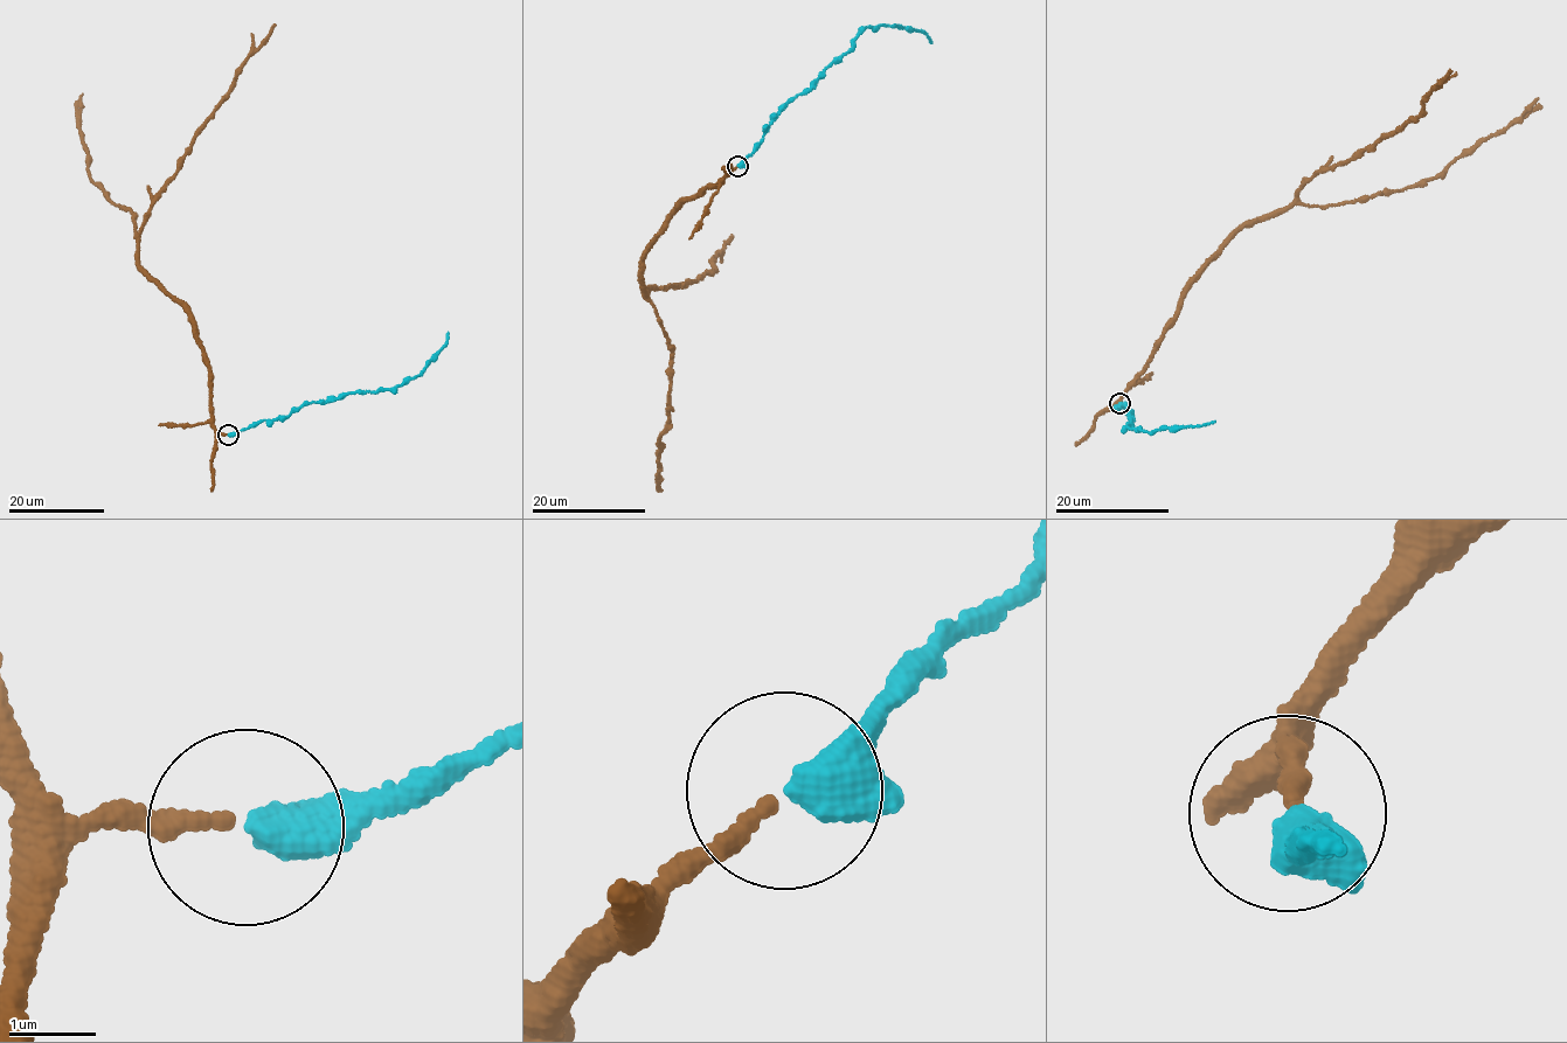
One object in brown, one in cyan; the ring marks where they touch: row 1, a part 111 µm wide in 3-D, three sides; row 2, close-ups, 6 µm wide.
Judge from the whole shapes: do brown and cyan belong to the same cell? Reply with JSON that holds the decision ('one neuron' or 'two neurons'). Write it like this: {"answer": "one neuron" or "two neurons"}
{"answer": "one neuron"}

